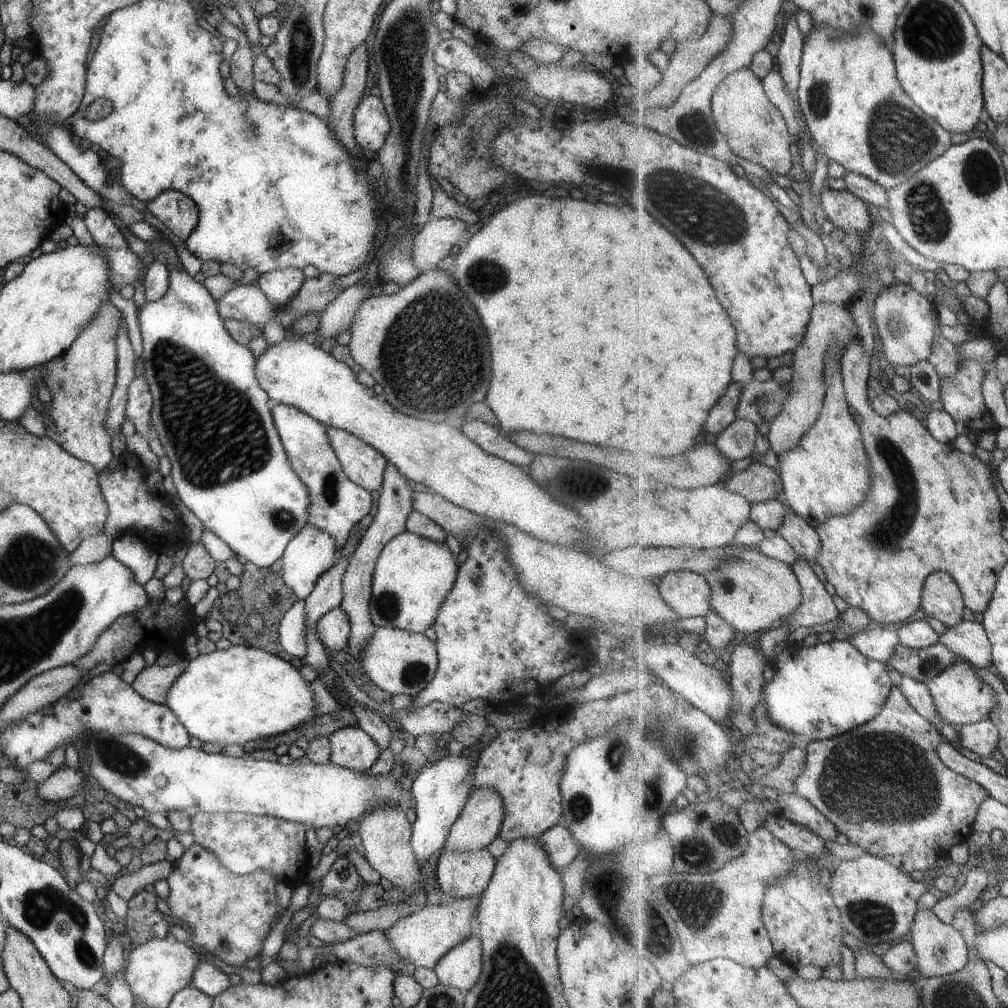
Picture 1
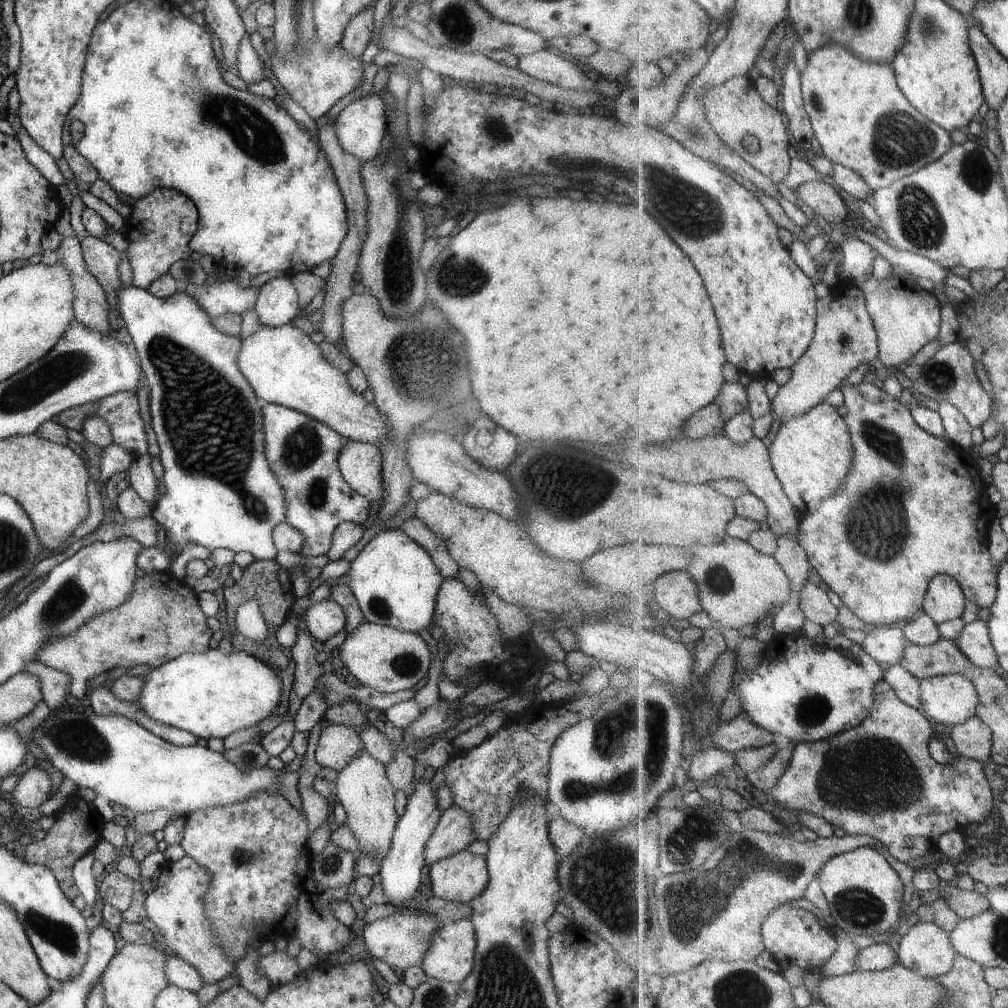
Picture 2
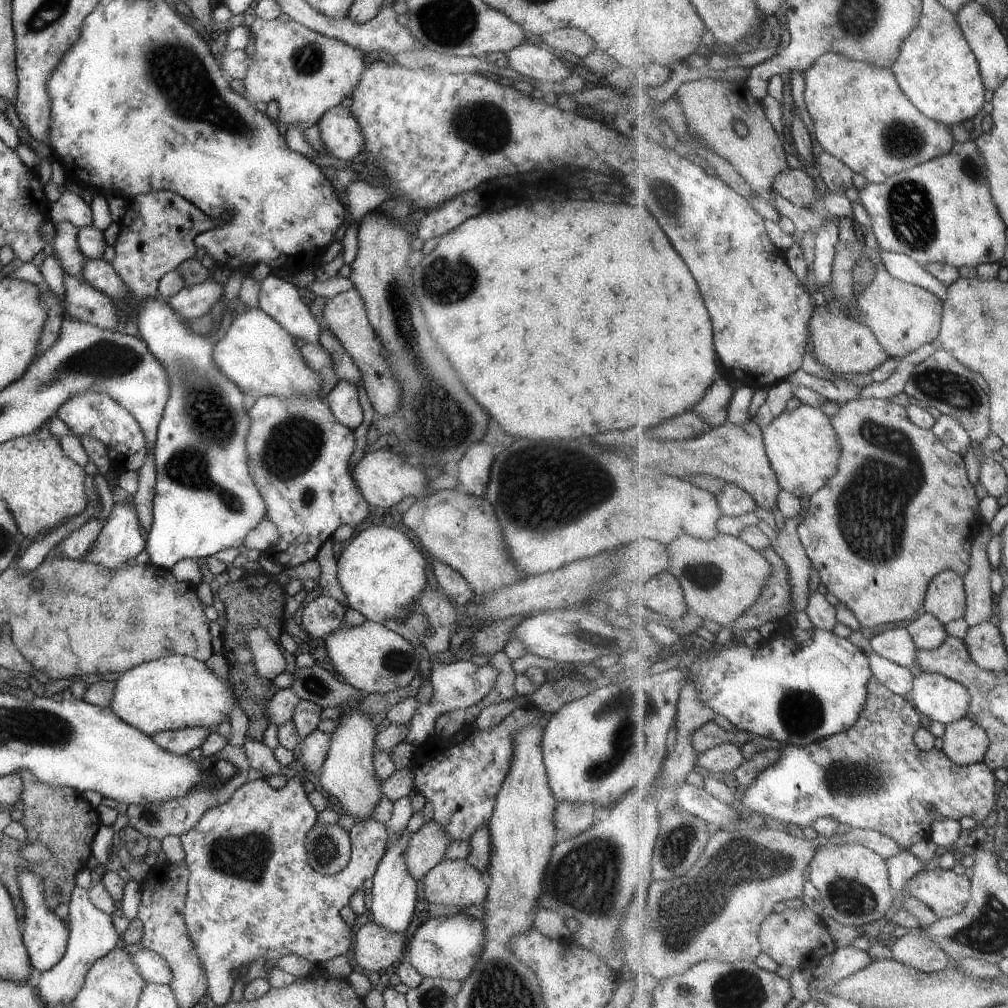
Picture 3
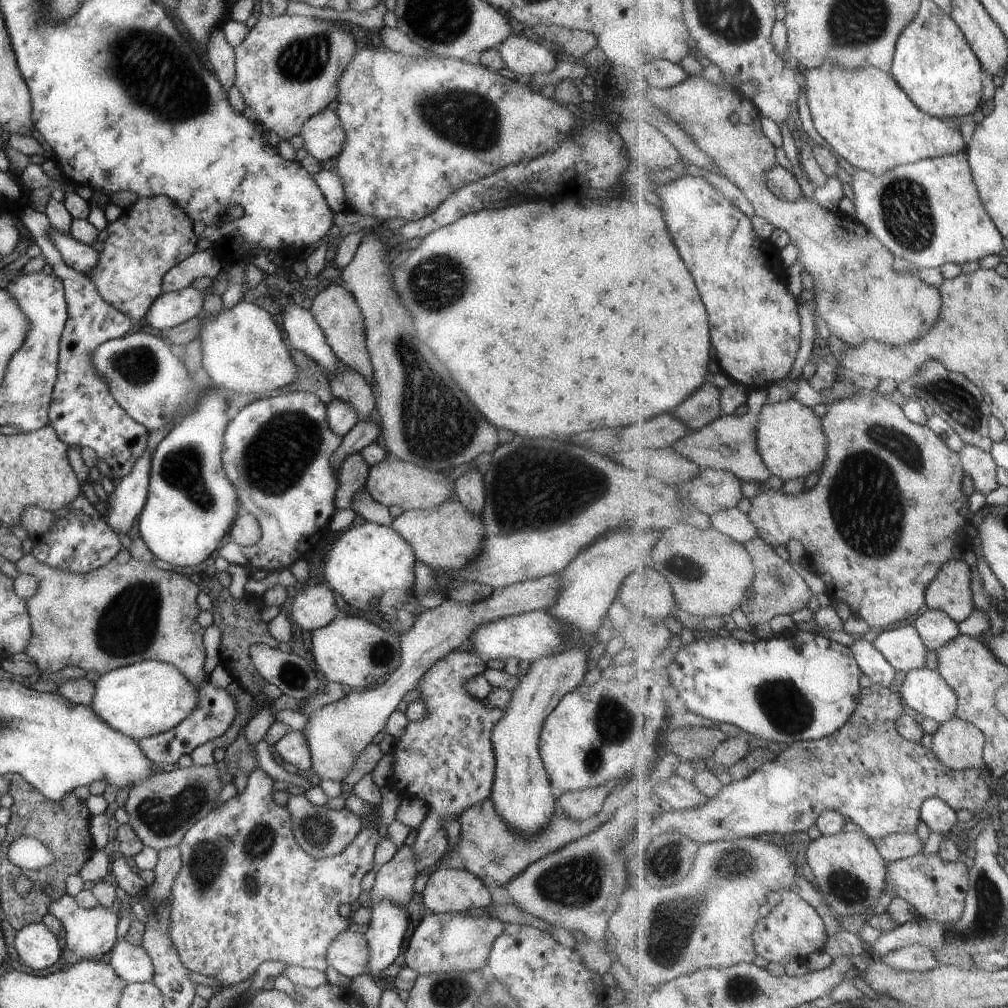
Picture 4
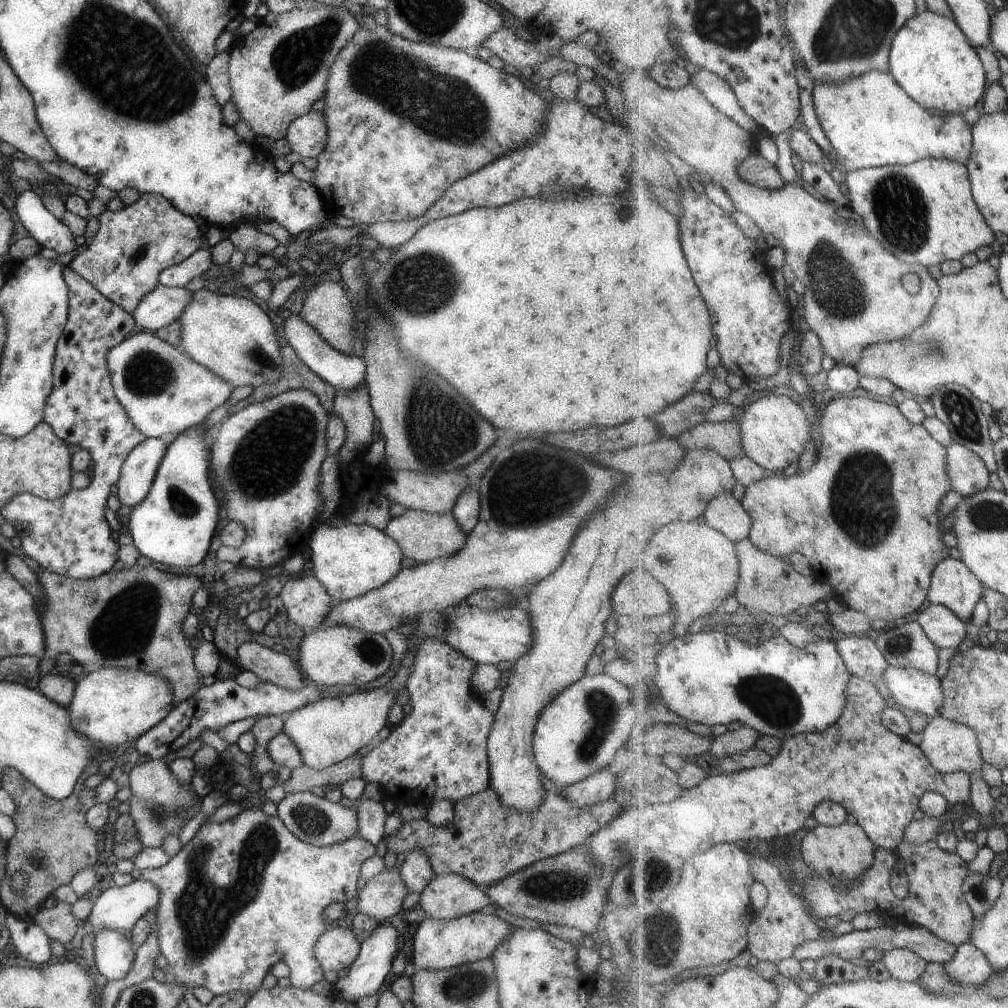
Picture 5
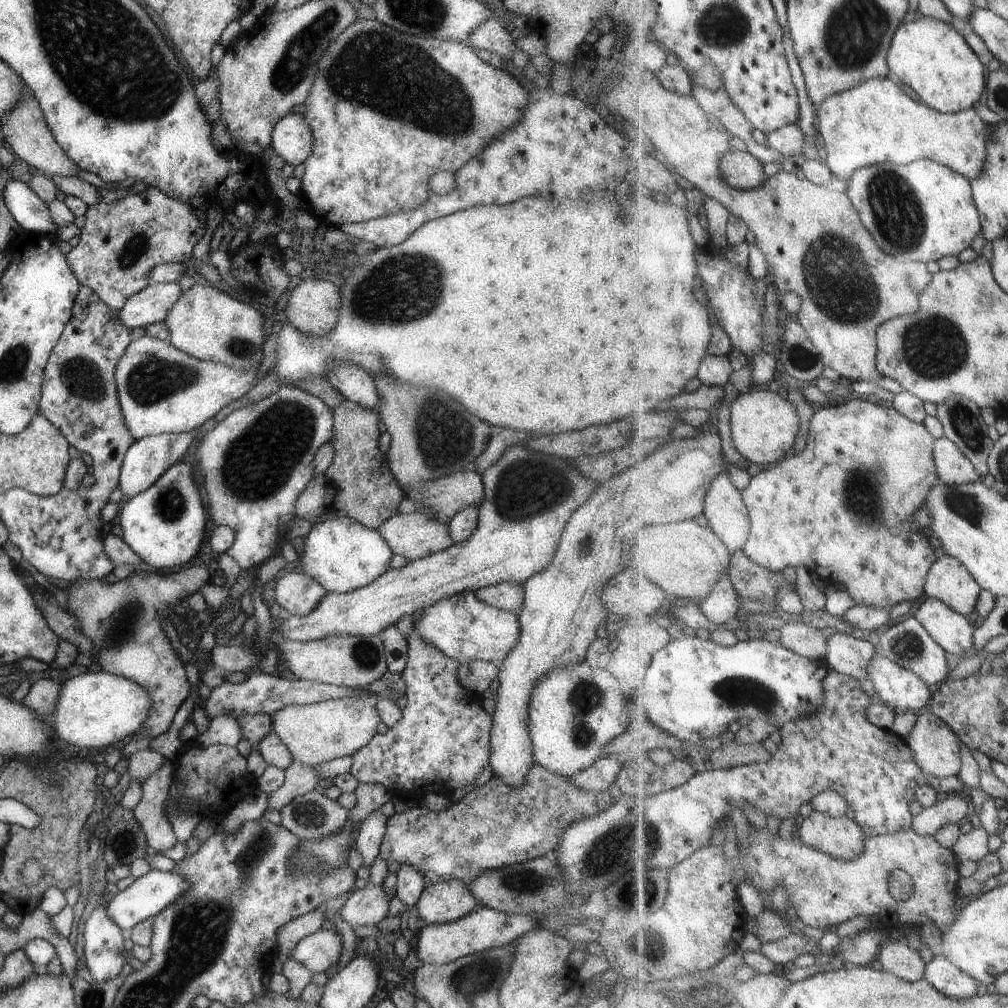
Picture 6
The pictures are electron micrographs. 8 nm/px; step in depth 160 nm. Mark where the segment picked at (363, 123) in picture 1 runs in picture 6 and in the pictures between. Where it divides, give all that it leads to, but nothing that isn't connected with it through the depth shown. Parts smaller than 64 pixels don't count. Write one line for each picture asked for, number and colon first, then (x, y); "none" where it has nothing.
2: (360, 126)
3: (340, 133)
4: (322, 134)
5: (305, 135)
6: (291, 138)

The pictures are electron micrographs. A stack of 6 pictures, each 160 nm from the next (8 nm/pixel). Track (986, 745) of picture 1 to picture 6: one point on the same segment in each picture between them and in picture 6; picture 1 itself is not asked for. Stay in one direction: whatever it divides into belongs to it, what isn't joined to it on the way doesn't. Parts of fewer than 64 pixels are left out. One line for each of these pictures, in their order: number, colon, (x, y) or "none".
2: (973, 738)
3: (966, 743)
4: (959, 744)
5: (950, 747)
6: (937, 748)

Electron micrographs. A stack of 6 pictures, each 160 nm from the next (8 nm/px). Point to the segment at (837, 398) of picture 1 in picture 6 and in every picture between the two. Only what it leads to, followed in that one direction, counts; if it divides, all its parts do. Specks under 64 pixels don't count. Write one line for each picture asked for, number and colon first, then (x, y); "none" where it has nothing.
2: (813, 455)
3: (803, 446)
4: (791, 439)
5: (775, 432)
6: (765, 425)

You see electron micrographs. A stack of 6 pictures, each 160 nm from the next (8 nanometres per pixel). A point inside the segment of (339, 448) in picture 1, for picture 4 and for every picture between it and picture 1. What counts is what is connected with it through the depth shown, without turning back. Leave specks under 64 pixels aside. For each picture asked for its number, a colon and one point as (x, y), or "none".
2: (359, 463)
3: (382, 478)
4: (391, 481)

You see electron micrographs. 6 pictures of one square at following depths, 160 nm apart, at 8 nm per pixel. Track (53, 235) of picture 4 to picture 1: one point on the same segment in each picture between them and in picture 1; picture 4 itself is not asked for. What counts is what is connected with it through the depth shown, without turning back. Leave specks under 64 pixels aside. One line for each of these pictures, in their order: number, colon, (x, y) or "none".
1: (228, 466)
2: (219, 492)
3: (204, 501)

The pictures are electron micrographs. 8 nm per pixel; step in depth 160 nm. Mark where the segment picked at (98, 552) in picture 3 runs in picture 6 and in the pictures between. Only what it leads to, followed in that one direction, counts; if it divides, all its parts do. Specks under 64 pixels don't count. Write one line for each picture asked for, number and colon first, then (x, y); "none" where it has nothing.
4: (124, 503)
5: (136, 475)
6: (144, 461)

